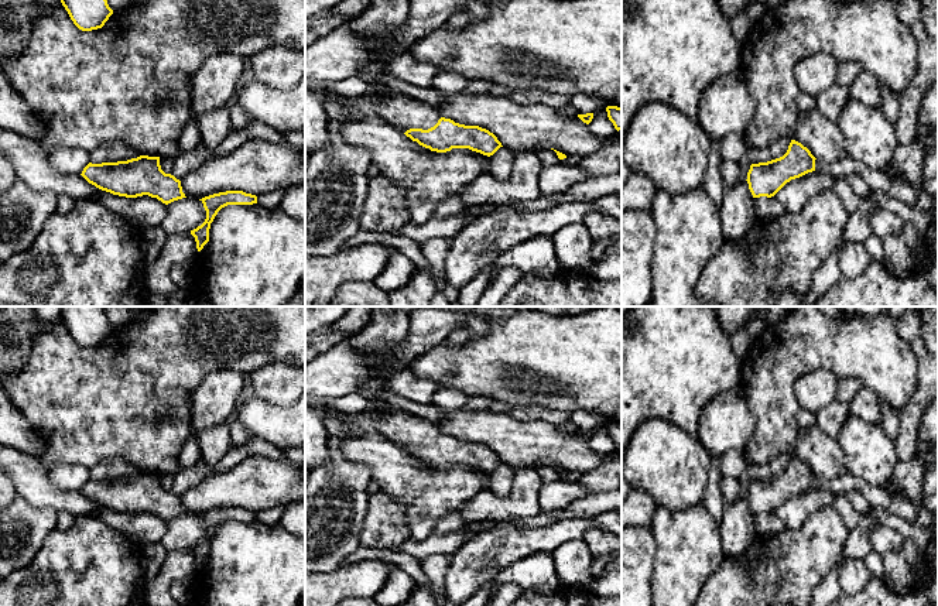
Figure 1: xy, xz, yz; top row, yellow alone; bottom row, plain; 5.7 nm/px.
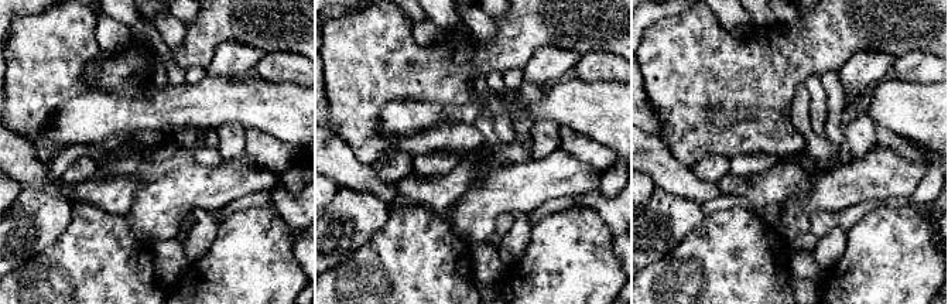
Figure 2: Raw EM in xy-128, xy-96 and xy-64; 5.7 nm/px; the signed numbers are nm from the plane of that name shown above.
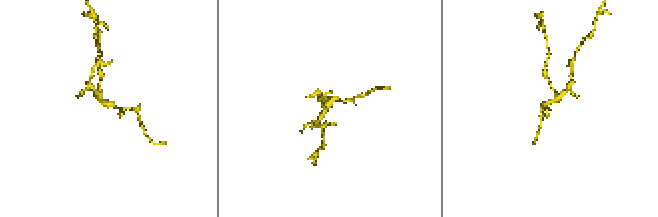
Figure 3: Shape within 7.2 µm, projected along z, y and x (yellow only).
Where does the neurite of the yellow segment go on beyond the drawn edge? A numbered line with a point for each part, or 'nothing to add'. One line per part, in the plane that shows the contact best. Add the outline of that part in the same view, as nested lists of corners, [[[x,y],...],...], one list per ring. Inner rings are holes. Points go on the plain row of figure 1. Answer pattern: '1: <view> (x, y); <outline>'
1: xz (403, 428); [[[381,404],[379,412],[372,415],[374,431],[401,449],[410,445],[428,446],[442,434],[437,424],[390,404]]]

